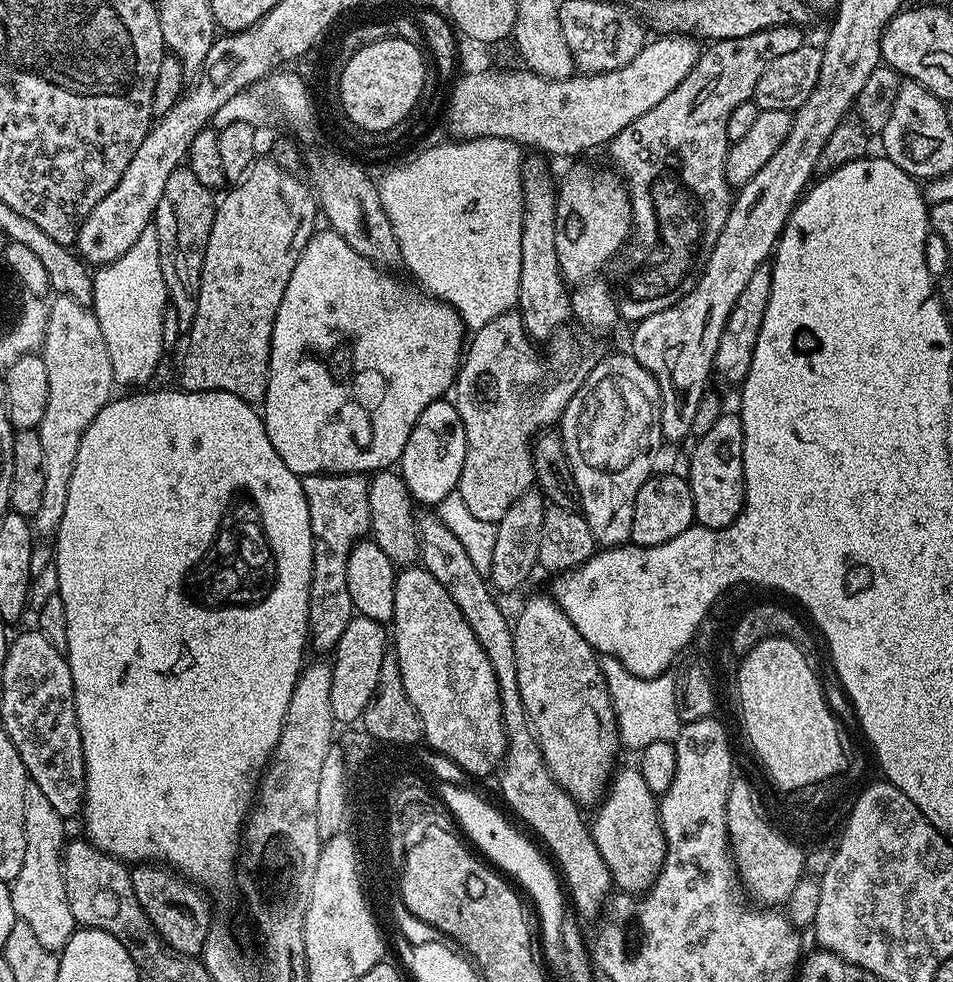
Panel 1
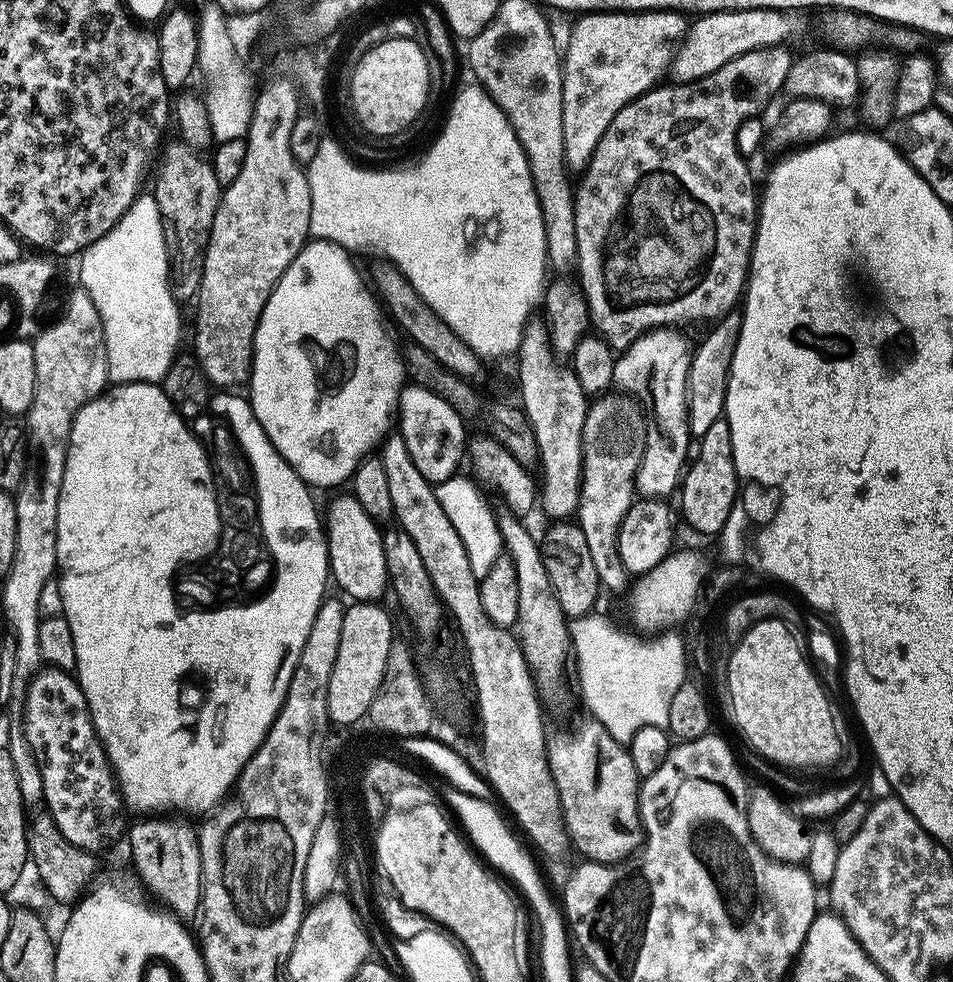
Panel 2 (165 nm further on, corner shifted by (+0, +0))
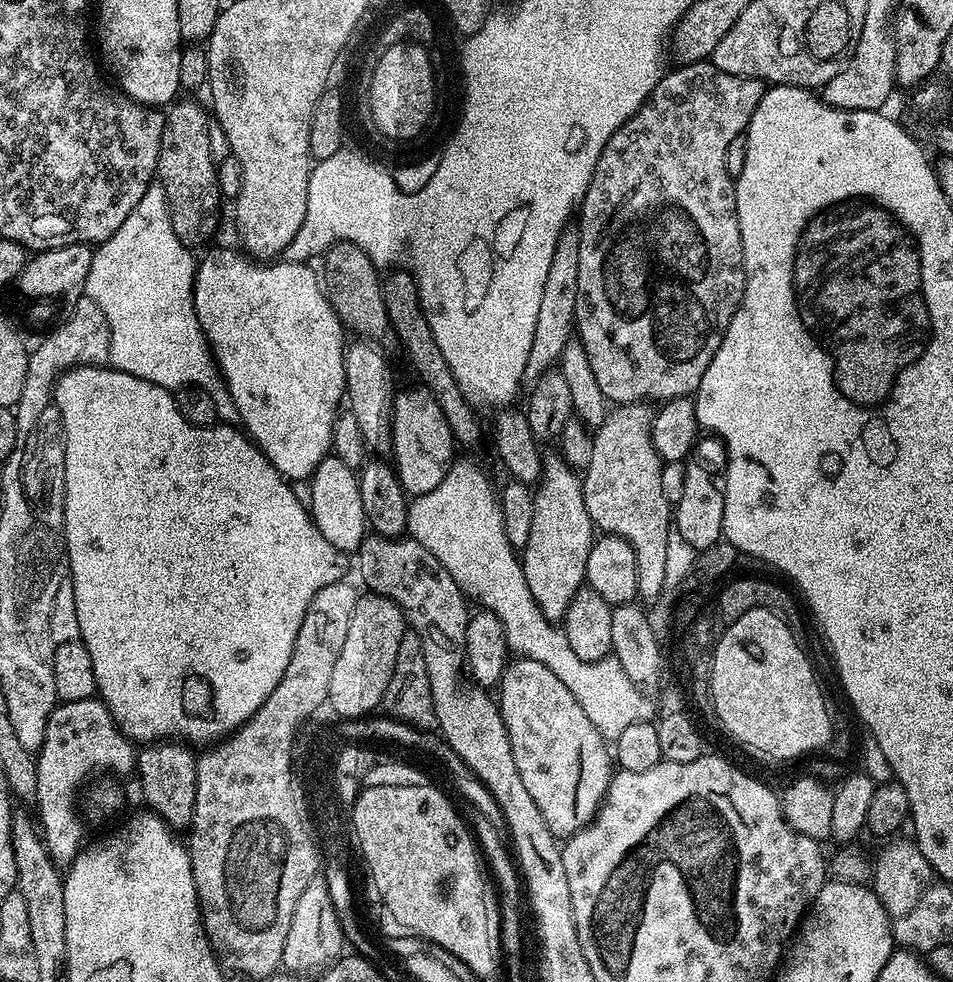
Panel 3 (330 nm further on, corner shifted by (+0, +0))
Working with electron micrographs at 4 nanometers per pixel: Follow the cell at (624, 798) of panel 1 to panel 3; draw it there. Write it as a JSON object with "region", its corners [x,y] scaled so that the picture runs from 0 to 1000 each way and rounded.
{"region":[[[538,671],[525,687],[523,704],[525,730],[533,744],[539,780],[544,780],[544,789],[552,799],[556,813],[560,813],[565,825],[569,825],[573,841],[577,841],[577,845],[586,853],[595,853],[603,847],[610,847],[630,826],[644,789],[644,770],[634,748],[626,743],[623,735],[619,735],[619,731],[615,731],[615,723],[607,719],[607,711],[602,711],[602,707],[594,703],[594,698],[586,691],[586,686],[573,682],[569,674]]]}

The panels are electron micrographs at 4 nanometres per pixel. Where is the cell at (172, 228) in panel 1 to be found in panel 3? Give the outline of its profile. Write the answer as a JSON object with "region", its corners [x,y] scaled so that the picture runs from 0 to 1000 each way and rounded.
{"region":[[[186,101],[172,114],[164,179],[174,198],[183,238],[187,238],[191,247],[198,251],[216,247],[226,238],[227,223],[231,220],[233,201],[227,184],[228,166],[220,157],[219,125],[220,118],[215,107],[213,110],[206,102]]]}

